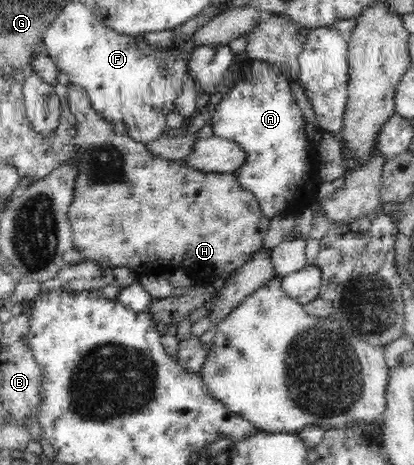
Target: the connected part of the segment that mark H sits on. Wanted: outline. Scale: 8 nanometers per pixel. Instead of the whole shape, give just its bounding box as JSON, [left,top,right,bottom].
[67,84,270,286]

